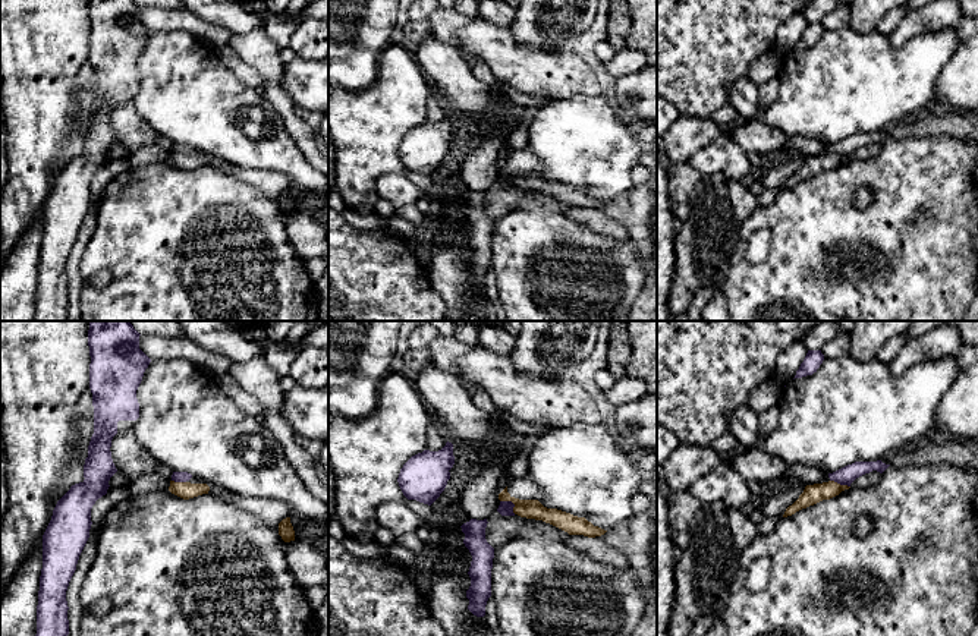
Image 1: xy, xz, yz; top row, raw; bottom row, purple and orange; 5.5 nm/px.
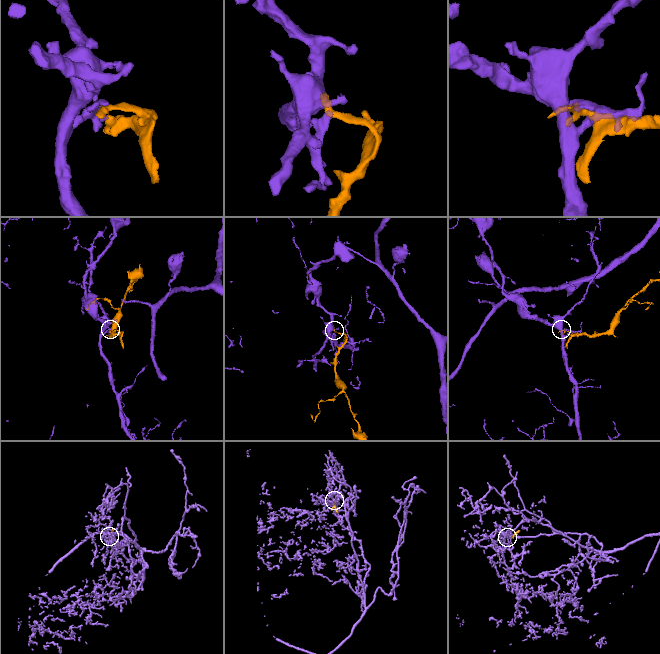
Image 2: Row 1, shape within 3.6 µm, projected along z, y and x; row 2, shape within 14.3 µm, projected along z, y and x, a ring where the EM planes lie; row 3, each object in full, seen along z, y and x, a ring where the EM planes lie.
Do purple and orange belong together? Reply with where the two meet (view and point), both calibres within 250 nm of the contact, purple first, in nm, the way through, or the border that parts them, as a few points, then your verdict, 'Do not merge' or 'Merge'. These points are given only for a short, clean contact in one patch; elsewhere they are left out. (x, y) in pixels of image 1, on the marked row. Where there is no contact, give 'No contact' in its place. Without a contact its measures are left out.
Touches purple at xz (512, 503). Thickness 80 nm (purple) against 110 nm. Boundary: xz (500, 500), (509, 500), (513, 504), (515, 513). Do not merge

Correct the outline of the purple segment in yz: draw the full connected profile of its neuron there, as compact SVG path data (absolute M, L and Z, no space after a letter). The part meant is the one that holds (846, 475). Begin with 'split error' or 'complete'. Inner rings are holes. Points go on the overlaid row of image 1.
complete | M881 460L877 462L855 462L852 465L848 465L833 473L828 473L830 481L834 481L840 485L848 485L850 487L850 484L865 475L869 473L872 470L877 470L880 473L883 473L890 465L883 463Z

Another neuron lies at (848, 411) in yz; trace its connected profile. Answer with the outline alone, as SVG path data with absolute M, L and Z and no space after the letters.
M850 353L833 359L824 358L812 375L795 378L784 387L779 422L773 431L762 435L758 413L745 403L727 415L727 432L736 437L740 448L758 448L790 466L806 465L833 473L855 462L881 460L884 454L928 434L937 425L938 403L960 372L957 358L921 362L900 377L894 377L889 365L878 359L859 362Z

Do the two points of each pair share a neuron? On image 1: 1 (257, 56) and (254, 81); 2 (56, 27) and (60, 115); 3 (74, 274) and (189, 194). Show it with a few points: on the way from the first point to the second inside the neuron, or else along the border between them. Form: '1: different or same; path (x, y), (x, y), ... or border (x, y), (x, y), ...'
1: different; border (229, 46), (245, 62), (280, 87)
2: same; path (56, 49), (59, 93)
3: different; border (91, 238), (79, 263), (82, 290), (78, 305)

